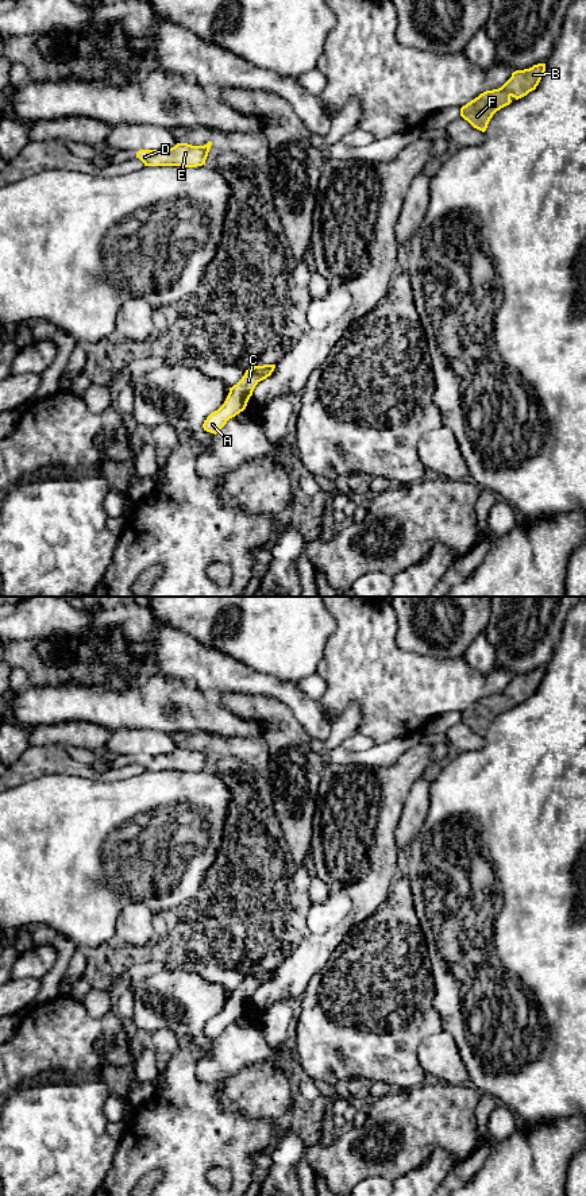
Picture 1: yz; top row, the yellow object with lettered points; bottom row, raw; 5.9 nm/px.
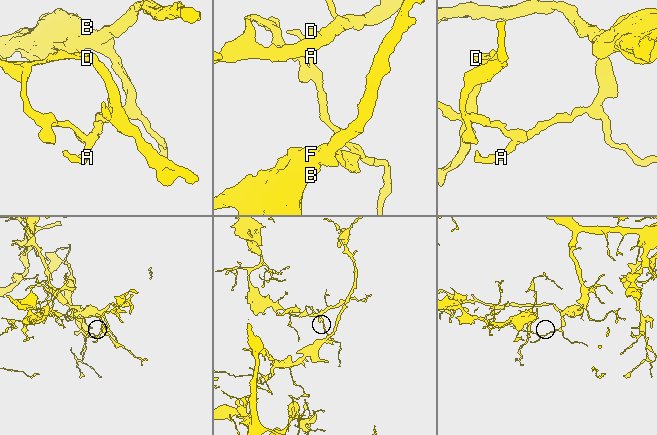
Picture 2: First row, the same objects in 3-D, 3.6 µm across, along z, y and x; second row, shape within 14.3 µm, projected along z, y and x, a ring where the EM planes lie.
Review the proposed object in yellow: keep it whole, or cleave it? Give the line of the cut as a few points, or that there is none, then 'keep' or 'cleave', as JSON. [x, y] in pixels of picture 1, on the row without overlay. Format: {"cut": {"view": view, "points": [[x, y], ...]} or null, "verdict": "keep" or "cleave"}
{"cut": {"view": "yz", "points": [[257, 971], [249, 975]]}, "verdict": "cleave"}

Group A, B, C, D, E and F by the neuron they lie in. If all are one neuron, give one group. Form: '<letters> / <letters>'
A B C F / D E

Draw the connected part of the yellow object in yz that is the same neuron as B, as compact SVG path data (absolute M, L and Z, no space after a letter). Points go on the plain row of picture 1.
M545 668L529 674L516 675L498 694L486 695L460 713L460 721L474 733L485 737L493 719L501 713L535 695L545 676Z

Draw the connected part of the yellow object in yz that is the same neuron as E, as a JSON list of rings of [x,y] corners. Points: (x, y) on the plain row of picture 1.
[[[212,746],[204,751],[192,751],[188,748],[177,748],[171,753],[163,755],[139,755],[139,763],[144,771],[181,771],[197,772],[205,769]]]

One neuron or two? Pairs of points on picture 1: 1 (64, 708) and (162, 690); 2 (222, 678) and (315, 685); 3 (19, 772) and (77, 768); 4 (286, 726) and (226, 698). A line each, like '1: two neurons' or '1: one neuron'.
1: one neuron
2: two neurons
3: one neuron
4: one neuron

